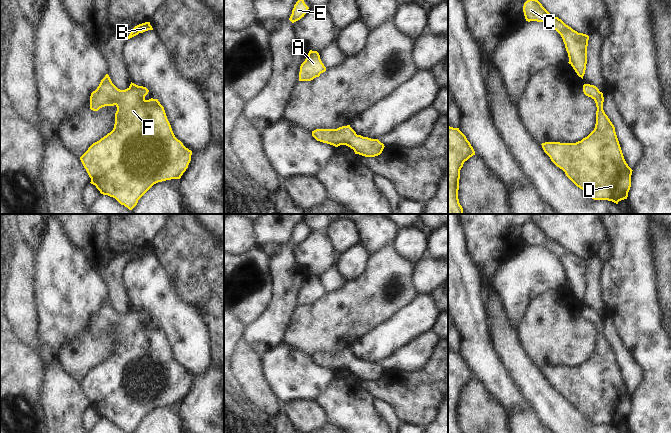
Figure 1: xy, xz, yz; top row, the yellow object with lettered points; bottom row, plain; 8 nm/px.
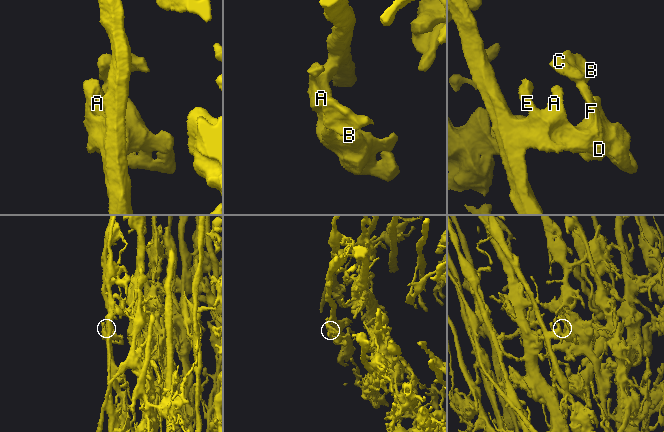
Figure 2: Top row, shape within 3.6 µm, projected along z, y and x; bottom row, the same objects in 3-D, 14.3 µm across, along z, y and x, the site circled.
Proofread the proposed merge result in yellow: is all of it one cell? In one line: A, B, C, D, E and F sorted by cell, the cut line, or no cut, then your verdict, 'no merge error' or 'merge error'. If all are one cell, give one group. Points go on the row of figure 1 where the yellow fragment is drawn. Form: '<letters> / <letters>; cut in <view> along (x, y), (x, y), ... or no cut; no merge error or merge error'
A B C D E F; no cut; no merge error

